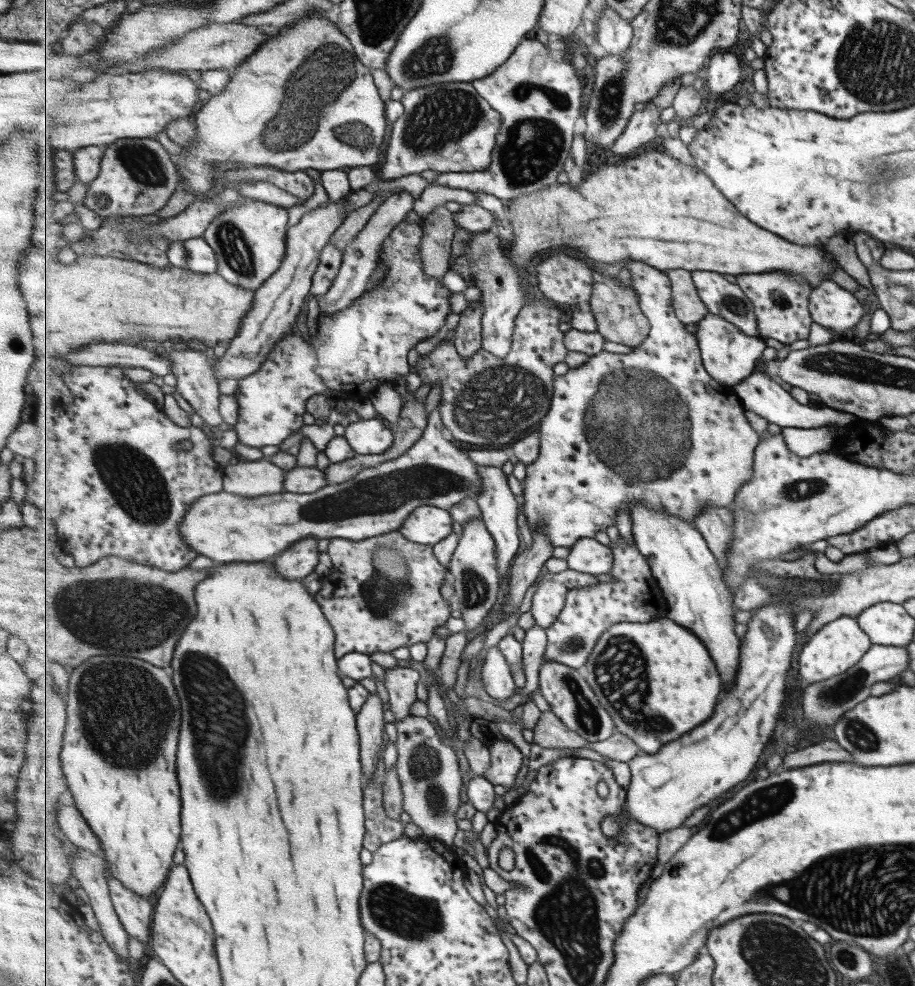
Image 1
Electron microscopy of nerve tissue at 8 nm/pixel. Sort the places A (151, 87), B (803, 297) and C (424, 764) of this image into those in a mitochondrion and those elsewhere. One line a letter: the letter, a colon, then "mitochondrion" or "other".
A: other
B: other
C: mitochondrion

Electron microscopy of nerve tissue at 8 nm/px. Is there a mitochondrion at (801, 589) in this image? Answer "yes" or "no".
yes

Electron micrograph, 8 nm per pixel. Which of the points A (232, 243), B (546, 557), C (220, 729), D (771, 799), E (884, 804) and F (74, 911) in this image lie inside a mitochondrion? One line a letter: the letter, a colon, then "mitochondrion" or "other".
A: mitochondrion
B: other
C: mitochondrion
D: mitochondrion
E: other
F: other

